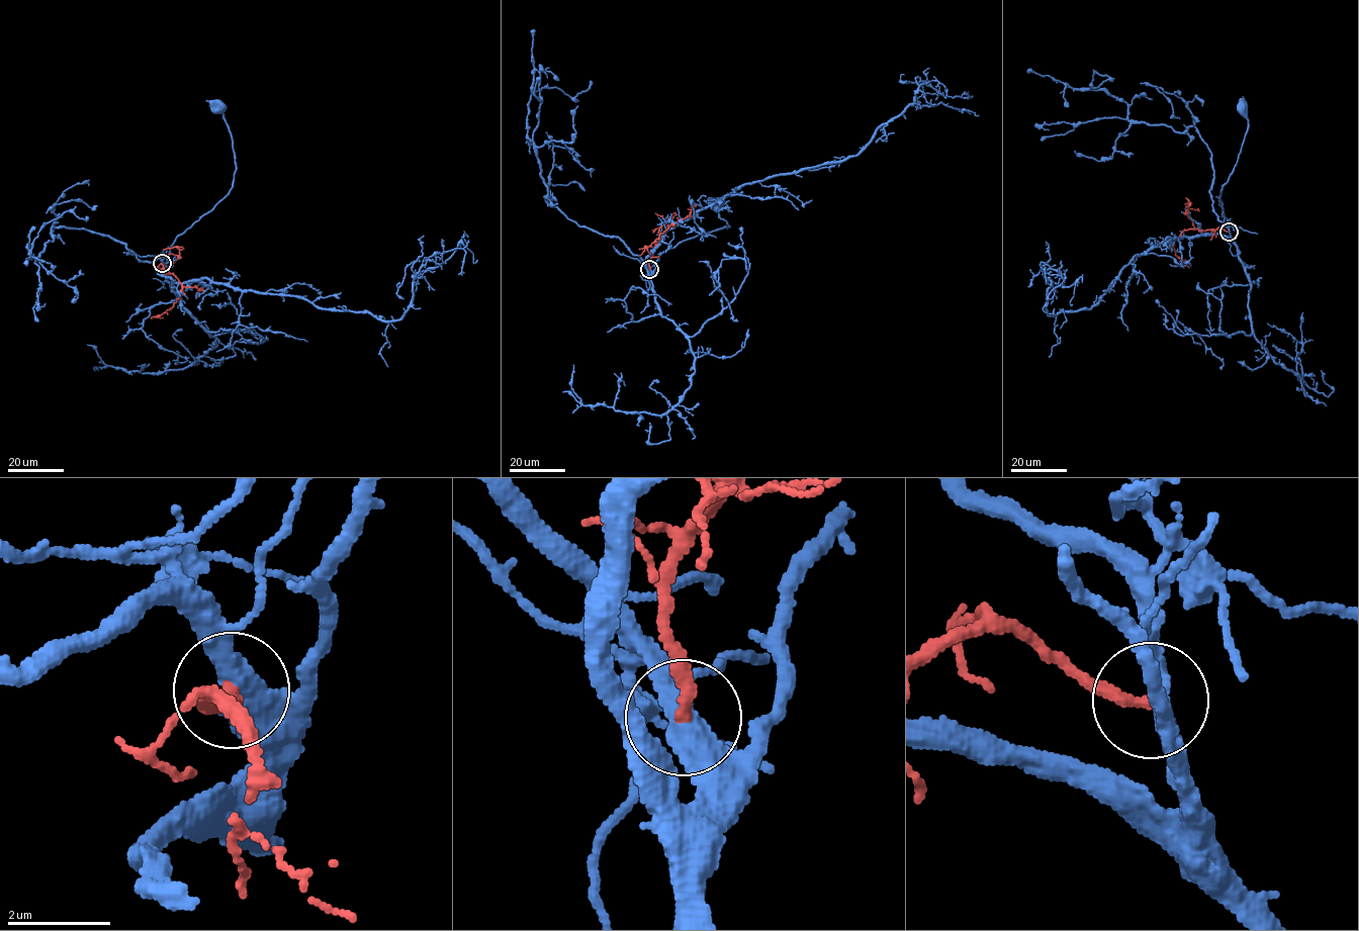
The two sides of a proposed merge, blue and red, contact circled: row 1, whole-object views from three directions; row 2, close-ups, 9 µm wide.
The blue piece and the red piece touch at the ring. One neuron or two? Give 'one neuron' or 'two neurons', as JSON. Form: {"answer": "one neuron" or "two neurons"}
{"answer": "two neurons"}

